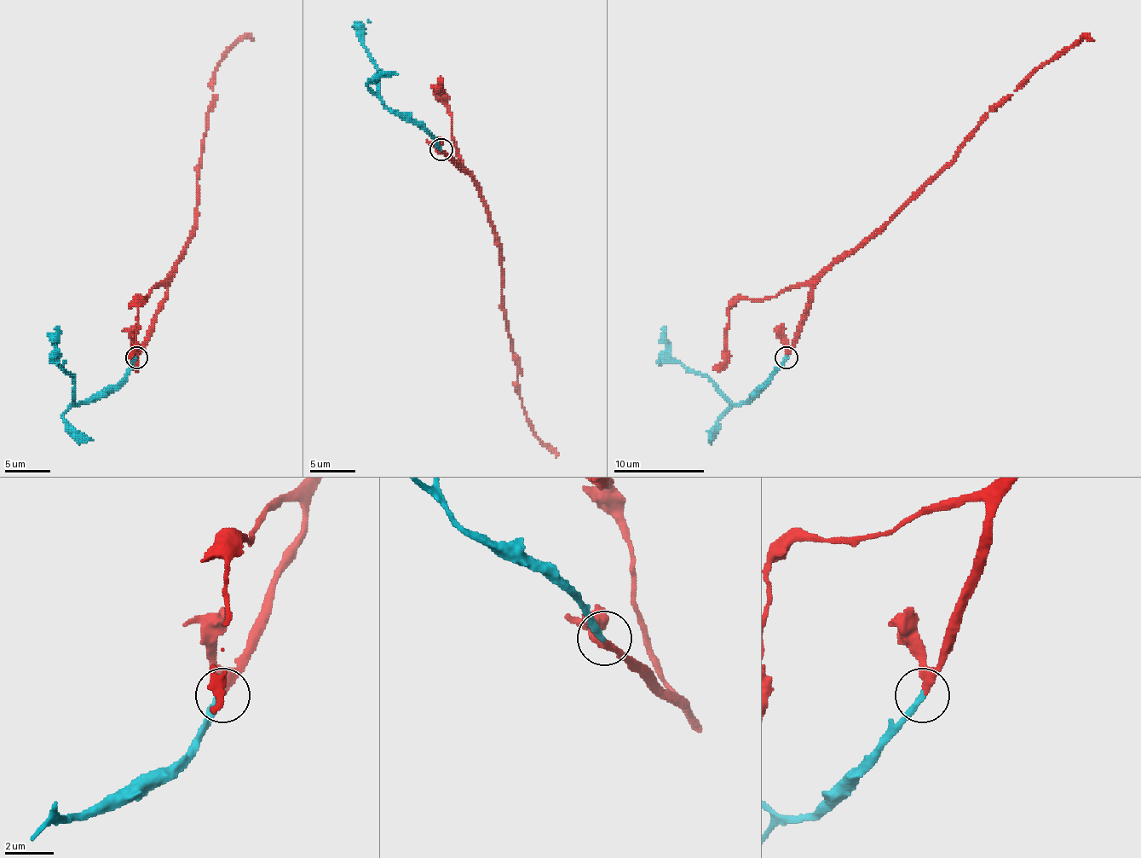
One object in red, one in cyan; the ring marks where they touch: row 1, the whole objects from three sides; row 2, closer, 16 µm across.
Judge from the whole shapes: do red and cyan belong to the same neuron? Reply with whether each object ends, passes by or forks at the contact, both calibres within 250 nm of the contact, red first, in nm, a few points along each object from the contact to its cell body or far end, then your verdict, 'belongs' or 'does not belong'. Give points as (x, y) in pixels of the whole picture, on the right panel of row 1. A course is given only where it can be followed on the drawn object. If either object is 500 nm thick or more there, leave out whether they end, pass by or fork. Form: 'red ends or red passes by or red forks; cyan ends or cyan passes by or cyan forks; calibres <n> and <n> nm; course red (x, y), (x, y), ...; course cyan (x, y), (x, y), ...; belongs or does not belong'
red passes by; cyan ends; calibres 260 and 260 nm; course red (788, 358), (813, 286), (885, 227), (947, 165), (988, 113), (1068, 49), (1089, 36), (1094, 40); course cyan (786, 358), (752, 394), (735, 403), (709, 379), (670, 356), (665, 327); belongs

